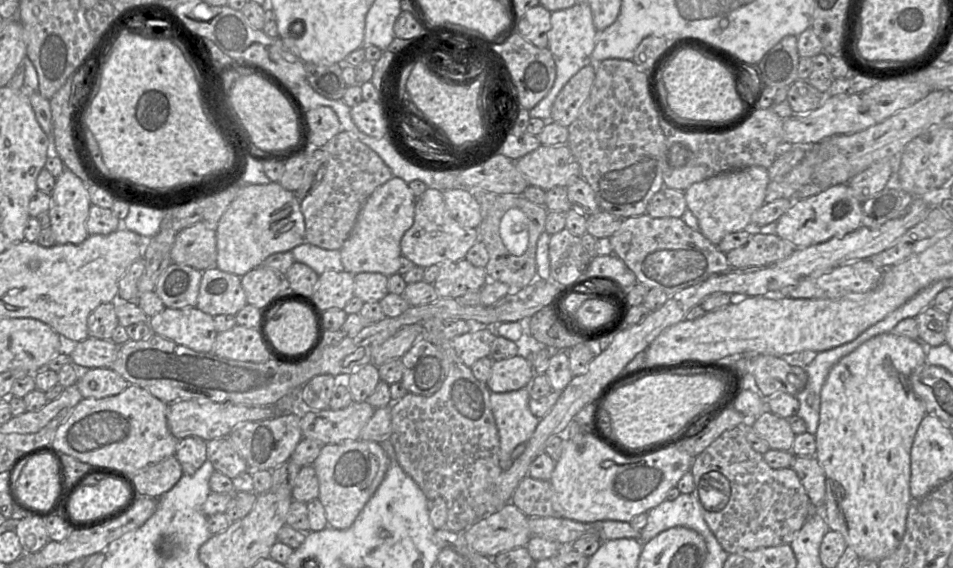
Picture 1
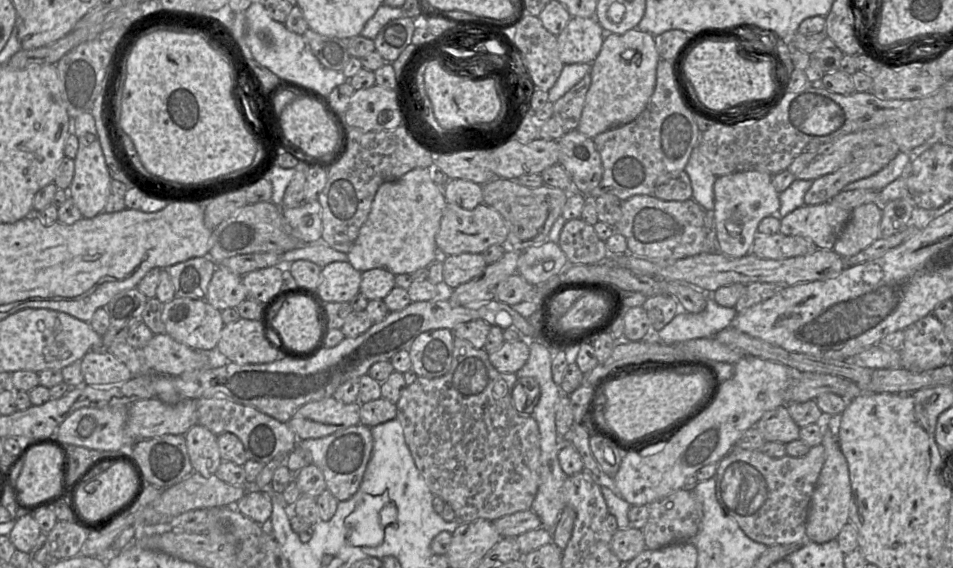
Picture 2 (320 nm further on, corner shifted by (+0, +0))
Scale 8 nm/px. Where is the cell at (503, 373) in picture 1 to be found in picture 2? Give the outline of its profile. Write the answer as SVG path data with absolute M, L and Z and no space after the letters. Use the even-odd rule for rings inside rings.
M519 340L504 342L496 352L488 354L488 358L497 371L516 374L525 365L529 355L529 341Z

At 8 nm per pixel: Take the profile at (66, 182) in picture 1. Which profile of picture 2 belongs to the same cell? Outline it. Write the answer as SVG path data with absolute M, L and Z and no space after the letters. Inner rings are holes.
M85 112L72 120L72 133L78 138L79 147L74 158L75 169L69 186L70 197L80 210L83 218L93 218L102 213L110 192L111 176L99 142L95 120L90 112Z

